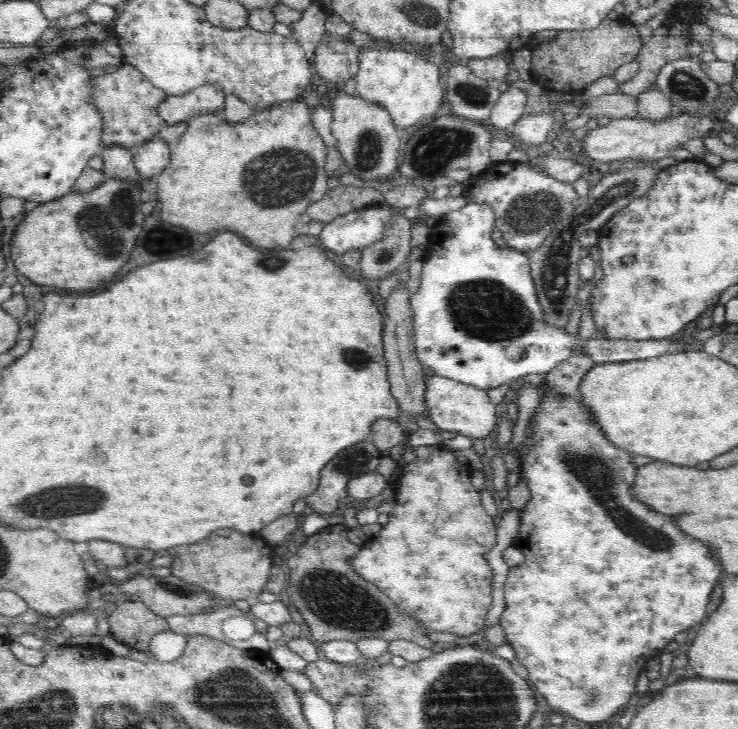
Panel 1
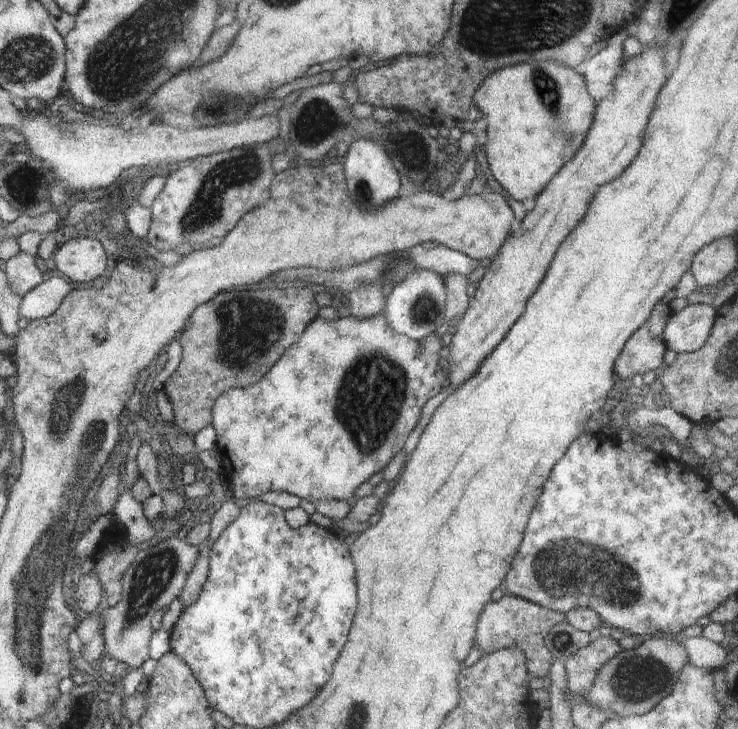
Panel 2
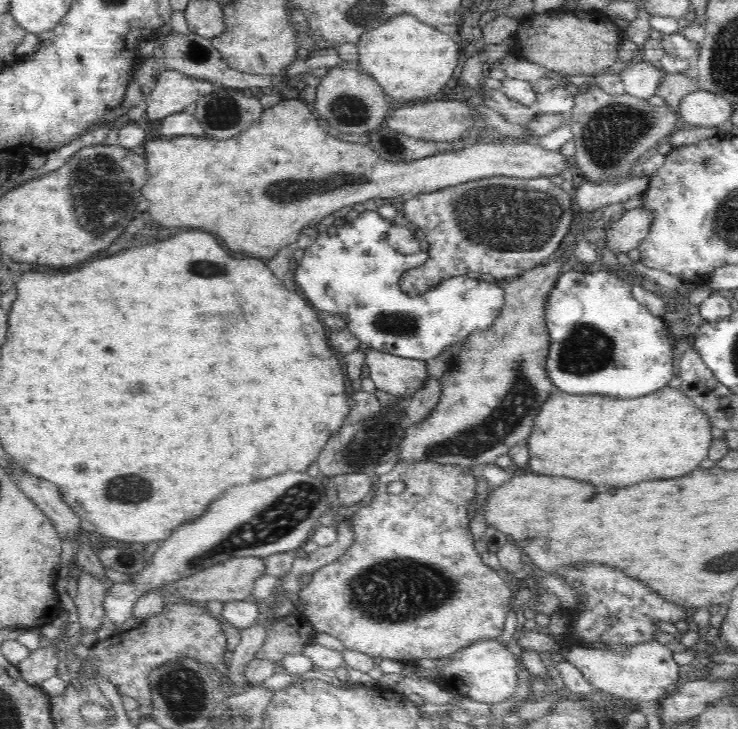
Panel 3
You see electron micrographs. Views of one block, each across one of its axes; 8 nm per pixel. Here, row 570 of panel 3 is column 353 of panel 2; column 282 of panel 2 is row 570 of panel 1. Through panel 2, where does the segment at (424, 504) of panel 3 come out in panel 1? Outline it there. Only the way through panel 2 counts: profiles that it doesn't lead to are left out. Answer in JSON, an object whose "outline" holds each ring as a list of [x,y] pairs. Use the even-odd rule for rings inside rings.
{"outline":[[[441,444],[431,446],[418,446],[414,448],[415,458],[408,463],[403,463],[401,468],[401,475],[396,478],[396,482],[393,486],[396,486],[396,506],[394,506],[394,512],[390,514],[390,520],[388,524],[382,525],[382,532],[368,539],[364,546],[350,559],[347,560],[351,564],[353,571],[361,576],[364,580],[371,582],[376,588],[380,589],[392,602],[395,607],[398,608],[399,614],[404,616],[412,616],[416,618],[420,624],[424,624],[424,628],[434,632],[452,632],[459,637],[470,636],[482,630],[484,626],[484,620],[486,620],[486,614],[490,610],[490,604],[492,604],[492,580],[493,574],[484,558],[484,554],[490,552],[490,548],[496,544],[497,538],[497,520],[488,516],[485,509],[482,508],[482,502],[480,502],[479,492],[470,483],[470,477],[466,475],[467,469],[460,464],[456,456],[449,448],[444,448]]]}

